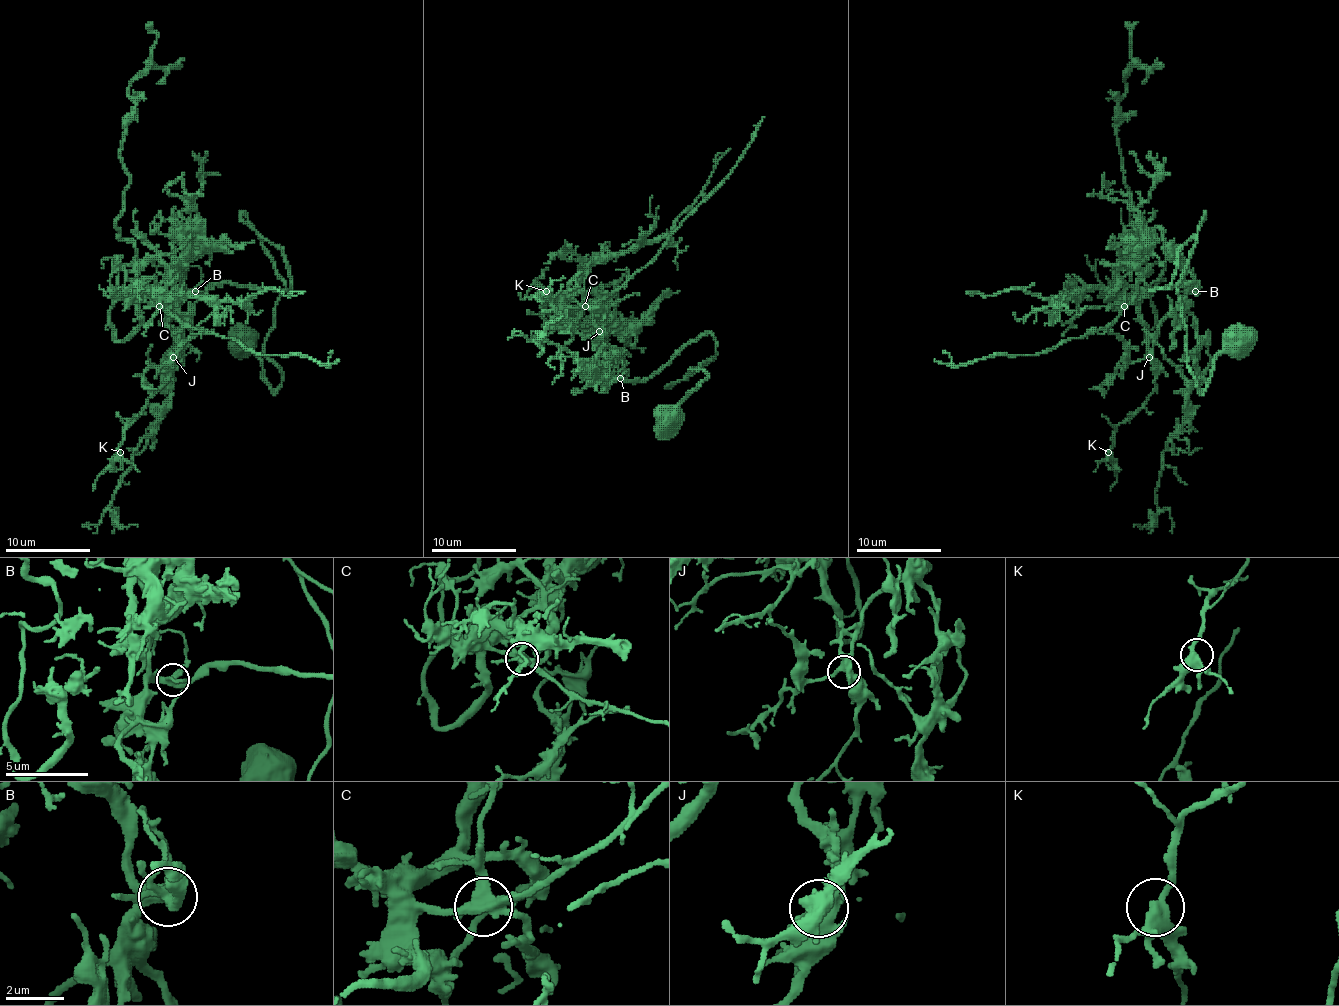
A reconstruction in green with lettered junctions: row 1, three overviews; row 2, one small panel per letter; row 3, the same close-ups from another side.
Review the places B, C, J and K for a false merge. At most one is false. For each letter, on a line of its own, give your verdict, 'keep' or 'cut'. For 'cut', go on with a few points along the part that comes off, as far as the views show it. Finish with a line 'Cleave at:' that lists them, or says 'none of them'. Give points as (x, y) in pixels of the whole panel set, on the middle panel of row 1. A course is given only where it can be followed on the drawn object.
B: keep
C: cut
J: keep
K: keep
Cleave at: C

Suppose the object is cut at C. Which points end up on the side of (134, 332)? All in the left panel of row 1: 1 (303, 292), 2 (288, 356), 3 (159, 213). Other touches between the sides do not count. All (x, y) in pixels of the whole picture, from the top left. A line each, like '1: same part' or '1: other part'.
1: same part
2: same part
3: other part

